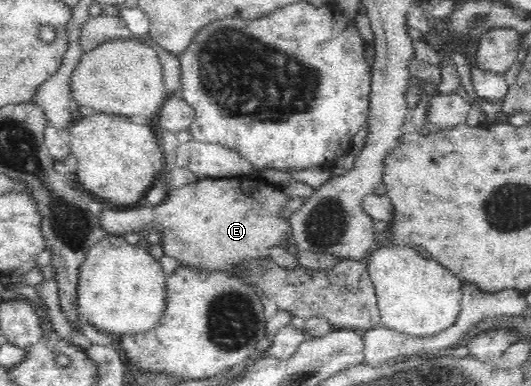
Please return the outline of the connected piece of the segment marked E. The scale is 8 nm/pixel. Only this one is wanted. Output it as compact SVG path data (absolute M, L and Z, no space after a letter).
M200 178L181 189L170 189L159 205L126 210L103 208L97 223L111 236L155 231L161 235L164 255L174 257L179 264L229 271L248 283L237 270L245 258L268 257L272 245L290 242L289 220L281 216L287 201L289 197L282 195L278 186L262 178Z

